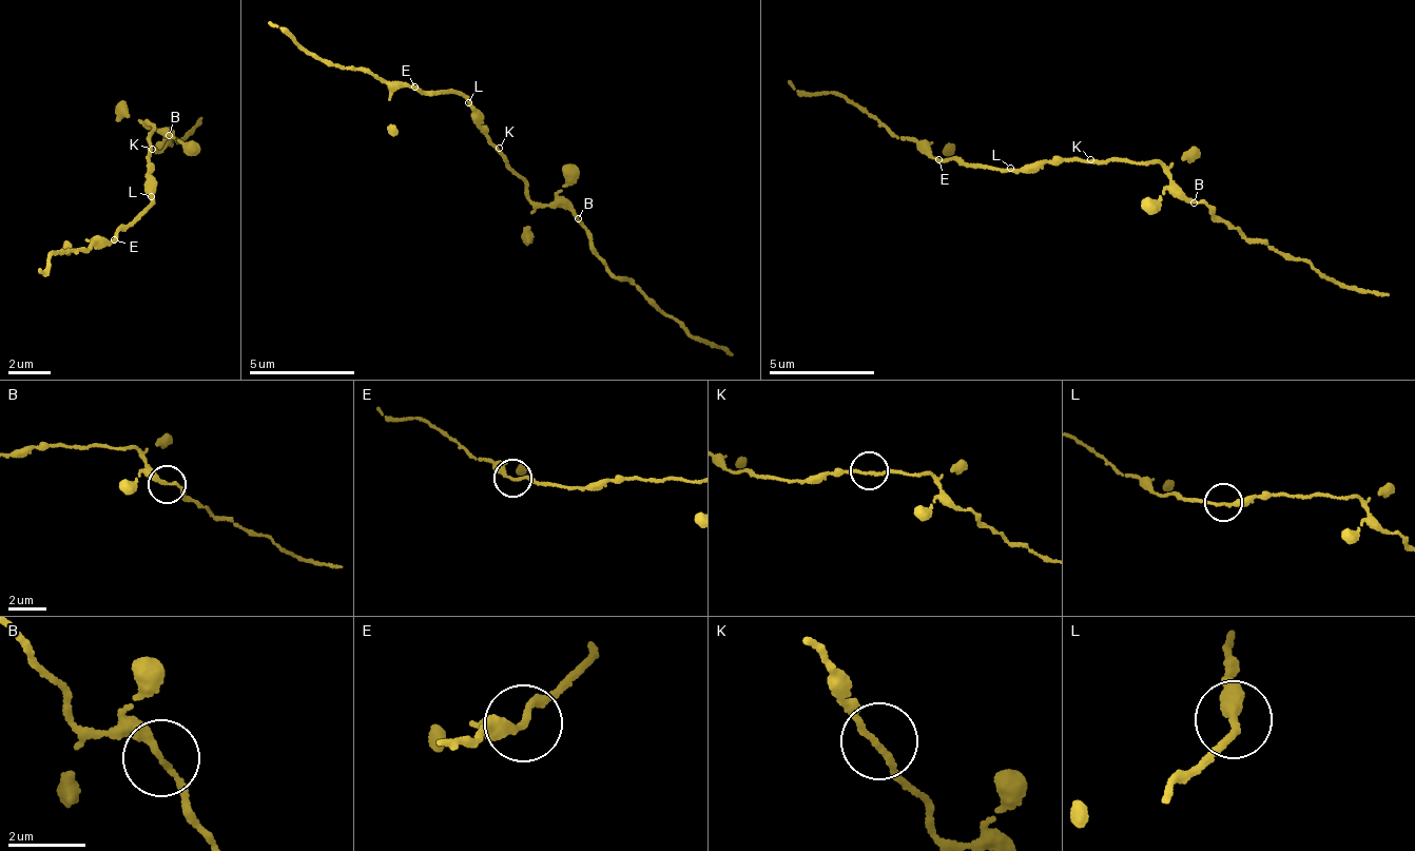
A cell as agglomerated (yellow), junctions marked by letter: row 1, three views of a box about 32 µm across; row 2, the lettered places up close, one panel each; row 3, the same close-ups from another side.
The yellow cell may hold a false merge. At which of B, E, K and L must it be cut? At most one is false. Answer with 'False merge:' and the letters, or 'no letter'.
False merge: no letter

